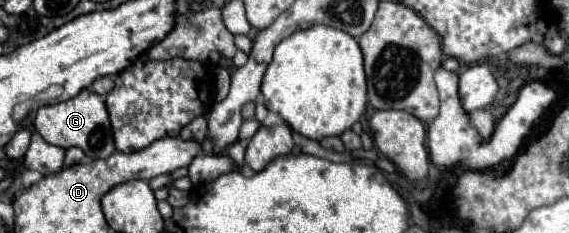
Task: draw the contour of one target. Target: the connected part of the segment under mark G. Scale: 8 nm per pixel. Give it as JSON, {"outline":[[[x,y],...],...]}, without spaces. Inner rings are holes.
{"outline":[[[84,89],[80,95],[68,101],[40,107],[34,117],[34,127],[50,145],[58,145],[64,149],[80,147],[90,159],[106,159],[114,151],[114,137],[104,99],[90,89]]]}

